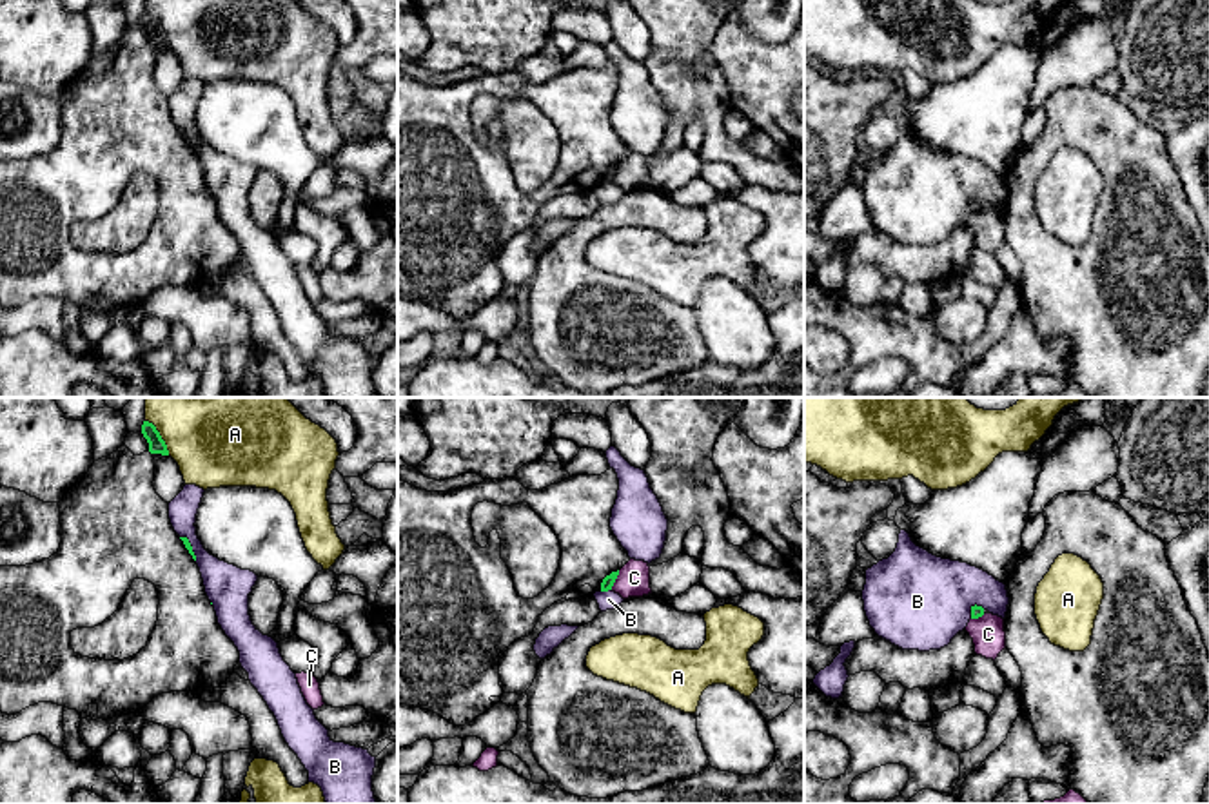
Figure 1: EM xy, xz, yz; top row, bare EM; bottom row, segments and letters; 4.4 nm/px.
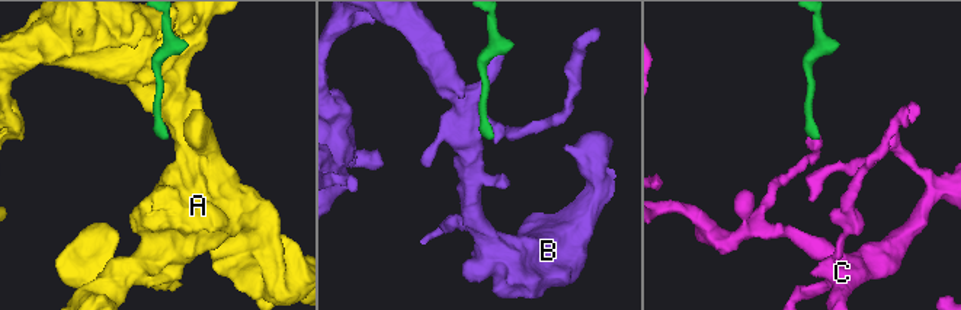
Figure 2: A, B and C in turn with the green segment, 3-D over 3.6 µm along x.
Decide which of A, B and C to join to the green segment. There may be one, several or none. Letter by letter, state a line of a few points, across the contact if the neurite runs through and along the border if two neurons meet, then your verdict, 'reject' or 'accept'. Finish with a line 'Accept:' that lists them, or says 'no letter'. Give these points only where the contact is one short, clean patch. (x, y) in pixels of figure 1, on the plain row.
A: reject
B: reject
C: xz (619, 164), (610, 182) | reject
Accept: no letter

